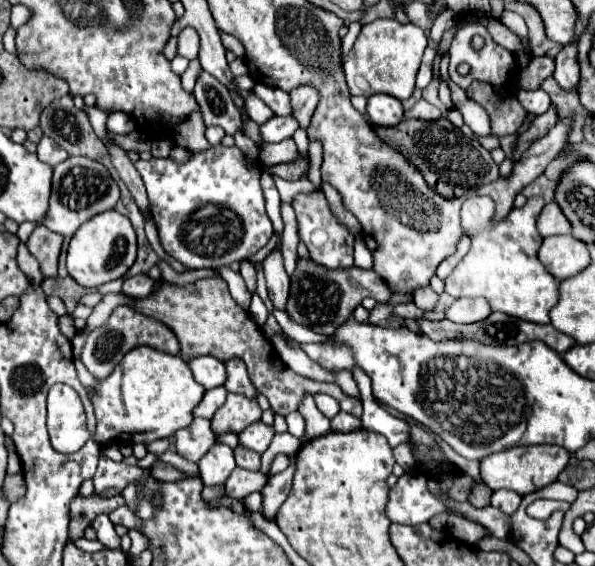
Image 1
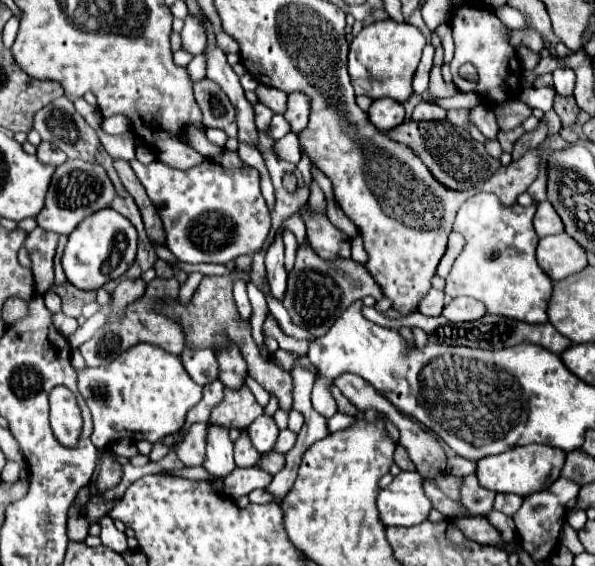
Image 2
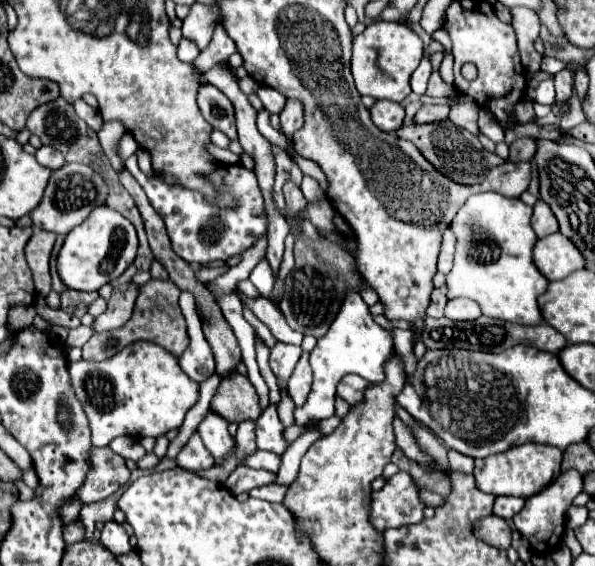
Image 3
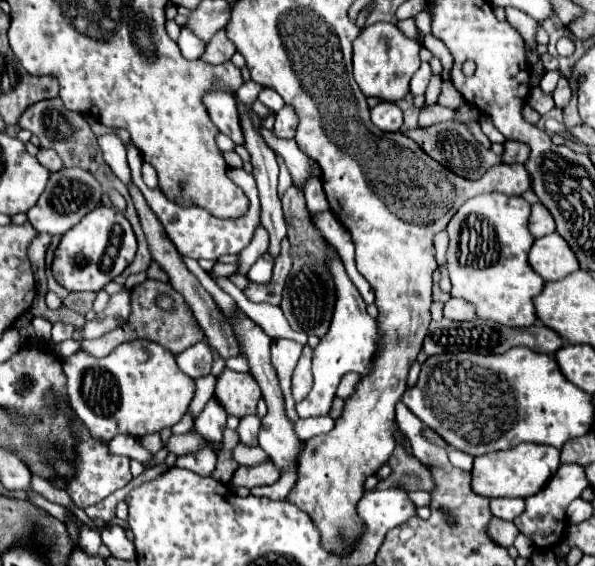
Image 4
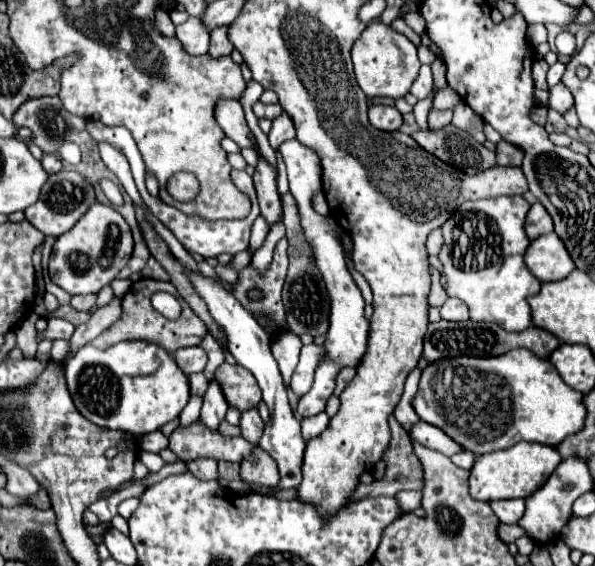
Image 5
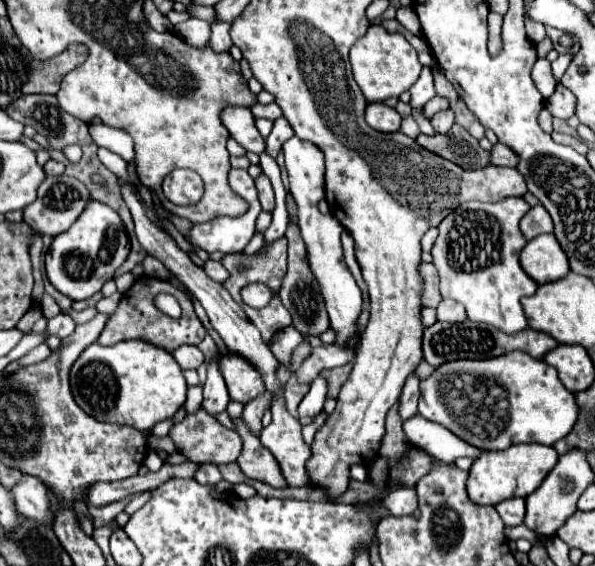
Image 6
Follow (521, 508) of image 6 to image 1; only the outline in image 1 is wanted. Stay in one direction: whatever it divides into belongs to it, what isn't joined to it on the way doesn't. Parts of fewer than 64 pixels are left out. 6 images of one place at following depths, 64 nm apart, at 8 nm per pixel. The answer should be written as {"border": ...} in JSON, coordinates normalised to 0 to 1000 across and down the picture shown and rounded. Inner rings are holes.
{"border":[[[834,866],[827,873],[827,894],[844,901],[847,908],[864,908],[867,898],[874,894],[874,876],[857,866]]]}

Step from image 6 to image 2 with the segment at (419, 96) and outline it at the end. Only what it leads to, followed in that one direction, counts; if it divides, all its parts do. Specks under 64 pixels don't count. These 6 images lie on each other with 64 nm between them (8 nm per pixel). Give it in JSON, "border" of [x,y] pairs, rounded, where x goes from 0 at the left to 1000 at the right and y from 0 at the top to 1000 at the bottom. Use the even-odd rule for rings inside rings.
{"border":[[[719,78],[713,85],[706,117],[703,117],[703,124],[696,131],[696,141],[692,141],[692,155],[696,155],[699,166],[709,166],[719,155],[719,134],[723,134],[723,120],[726,120],[726,99],[729,99],[729,85],[726,85],[726,78]]]}

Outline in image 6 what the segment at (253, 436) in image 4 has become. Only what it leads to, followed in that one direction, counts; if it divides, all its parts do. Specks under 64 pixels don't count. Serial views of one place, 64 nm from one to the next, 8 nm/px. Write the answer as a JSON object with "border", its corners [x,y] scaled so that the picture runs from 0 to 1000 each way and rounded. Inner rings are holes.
{"border":[[[440,693],[437,700],[430,700],[424,710],[413,714],[410,728],[407,728],[407,739],[413,742],[413,749],[424,756],[424,763],[434,770],[437,760],[440,760],[440,735],[447,724],[454,724],[454,714],[457,714],[457,693]]]}

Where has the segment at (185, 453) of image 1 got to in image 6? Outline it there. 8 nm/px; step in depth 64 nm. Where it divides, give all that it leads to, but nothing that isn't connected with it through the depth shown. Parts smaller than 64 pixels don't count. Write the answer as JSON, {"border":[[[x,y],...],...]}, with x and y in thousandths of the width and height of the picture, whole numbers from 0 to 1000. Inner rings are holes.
{"border":[[[343,820],[343,823],[336,823],[336,834],[329,834],[329,852],[336,852],[336,855],[346,855],[346,859],[363,859],[370,848],[373,848],[373,841],[370,841],[370,830],[366,830],[366,823],[353,823],[353,820]]]}

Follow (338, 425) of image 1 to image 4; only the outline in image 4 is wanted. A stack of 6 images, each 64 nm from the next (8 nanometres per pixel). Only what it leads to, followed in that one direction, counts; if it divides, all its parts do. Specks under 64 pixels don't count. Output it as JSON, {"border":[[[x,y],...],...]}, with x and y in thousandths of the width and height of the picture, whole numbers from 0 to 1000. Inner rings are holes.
{"border":[[[531,735],[531,739],[508,739],[497,746],[497,767],[504,777],[521,777],[534,767],[551,763],[561,753],[561,742],[555,735]]]}

